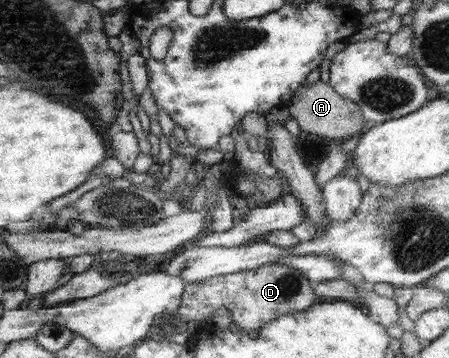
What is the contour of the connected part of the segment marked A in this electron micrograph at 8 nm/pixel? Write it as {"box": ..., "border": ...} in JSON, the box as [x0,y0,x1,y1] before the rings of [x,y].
{"box":[288,80,369,143],"border":[[[318,80],[313,85],[301,86],[294,94],[288,110],[291,116],[299,121],[301,129],[305,133],[317,135],[323,138],[333,138],[341,143],[355,135],[362,135],[369,124],[358,102],[339,94],[329,83]]]}

